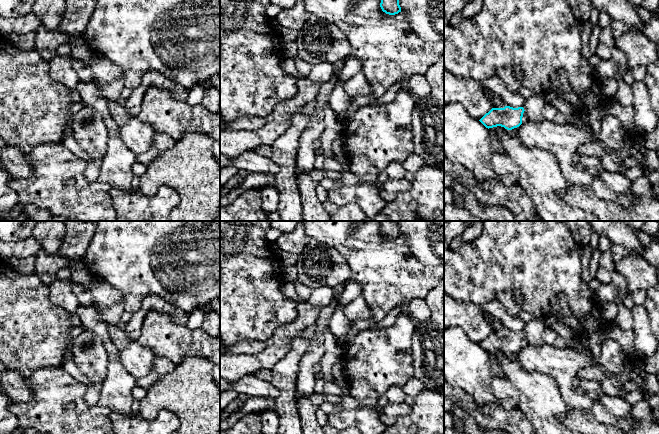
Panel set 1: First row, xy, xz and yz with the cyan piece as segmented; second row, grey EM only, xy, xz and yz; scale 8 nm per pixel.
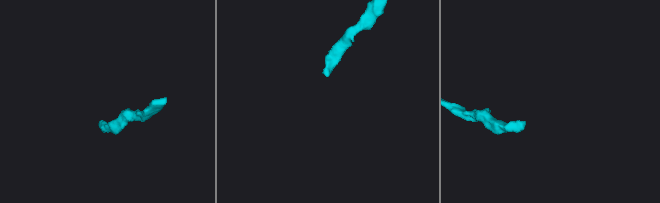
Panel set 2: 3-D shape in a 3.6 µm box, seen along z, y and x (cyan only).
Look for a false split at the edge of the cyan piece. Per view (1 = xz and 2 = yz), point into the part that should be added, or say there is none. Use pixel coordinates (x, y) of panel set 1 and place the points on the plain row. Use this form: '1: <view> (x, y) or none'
1: none
2: yz (524, 342)

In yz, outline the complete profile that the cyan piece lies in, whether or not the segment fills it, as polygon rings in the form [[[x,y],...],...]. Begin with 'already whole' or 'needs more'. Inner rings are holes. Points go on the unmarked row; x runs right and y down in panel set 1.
needs more; [[[505,330],[504,332],[492,332],[479,345],[488,353],[501,350],[512,354],[528,345],[528,341],[523,331]]]

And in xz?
already whole; [[[381,221],[380,231],[382,235],[389,239],[395,239],[401,236],[399,222],[400,221]]]

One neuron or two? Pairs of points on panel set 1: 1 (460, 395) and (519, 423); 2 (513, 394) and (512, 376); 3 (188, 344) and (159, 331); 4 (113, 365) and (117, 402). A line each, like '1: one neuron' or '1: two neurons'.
1: one neuron
2: two neurons
3: one neuron
4: one neuron

